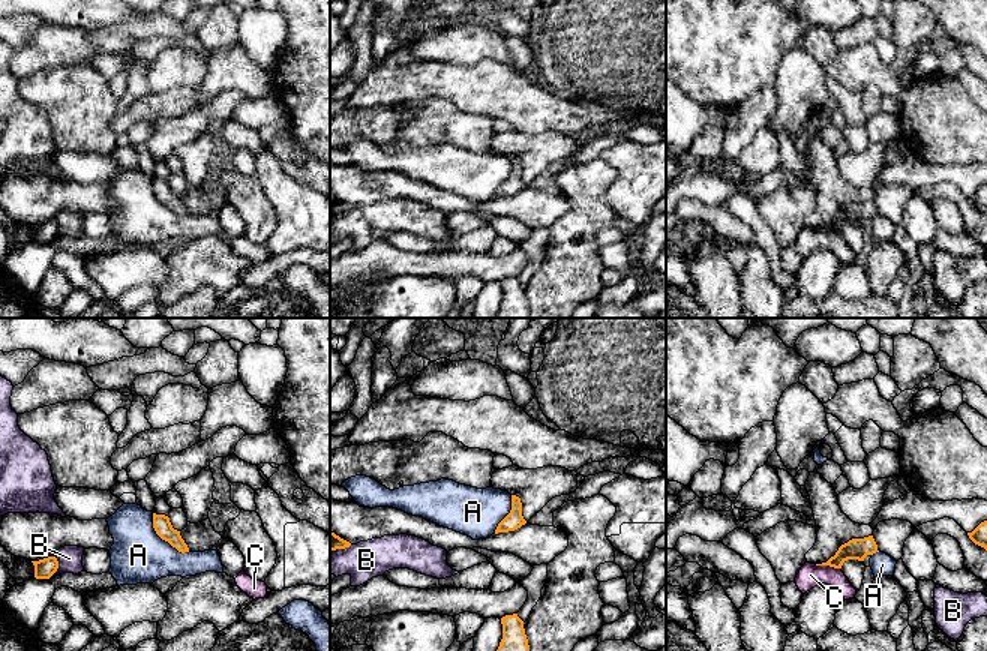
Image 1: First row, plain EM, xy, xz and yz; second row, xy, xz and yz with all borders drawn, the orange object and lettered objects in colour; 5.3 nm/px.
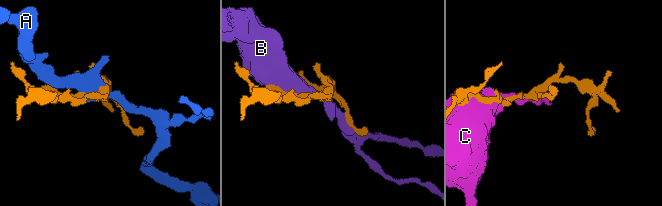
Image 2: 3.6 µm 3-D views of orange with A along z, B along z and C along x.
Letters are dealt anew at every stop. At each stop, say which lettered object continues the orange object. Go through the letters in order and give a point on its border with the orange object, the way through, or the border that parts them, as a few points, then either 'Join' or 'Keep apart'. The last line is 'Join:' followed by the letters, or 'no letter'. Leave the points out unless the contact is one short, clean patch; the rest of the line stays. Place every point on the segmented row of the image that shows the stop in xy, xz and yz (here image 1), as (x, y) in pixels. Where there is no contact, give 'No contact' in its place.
A: Touches orange at xy (162, 539). Keep apart
B: Touches orange at xy (57, 564). Keep apart
C: Touches orange at yz (828, 564). Keep apart
Join: no letter

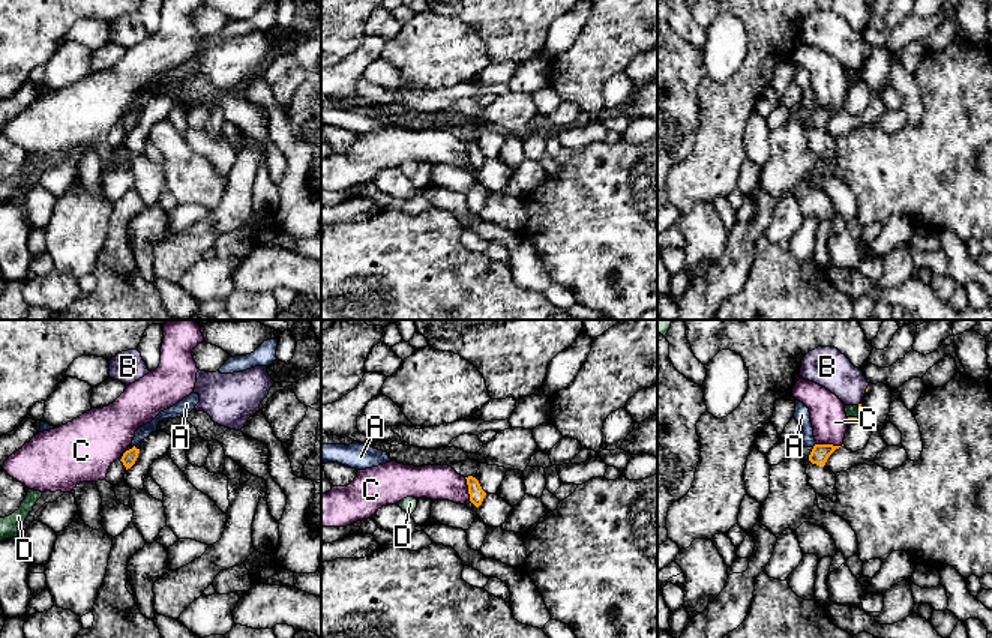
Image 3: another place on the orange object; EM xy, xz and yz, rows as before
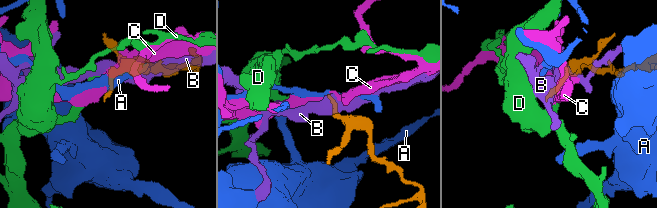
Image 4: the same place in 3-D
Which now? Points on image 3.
A: No contact. Keep apart
B: No contact. Keep apart
C: Touches orange at yz (829, 445). Boundary: yz (842, 443), (817, 445). Keep apart
D: Touches orange at yz (860, 410). Boundary: yz (857, 406), (860, 415). Keep apart
Join: no letter

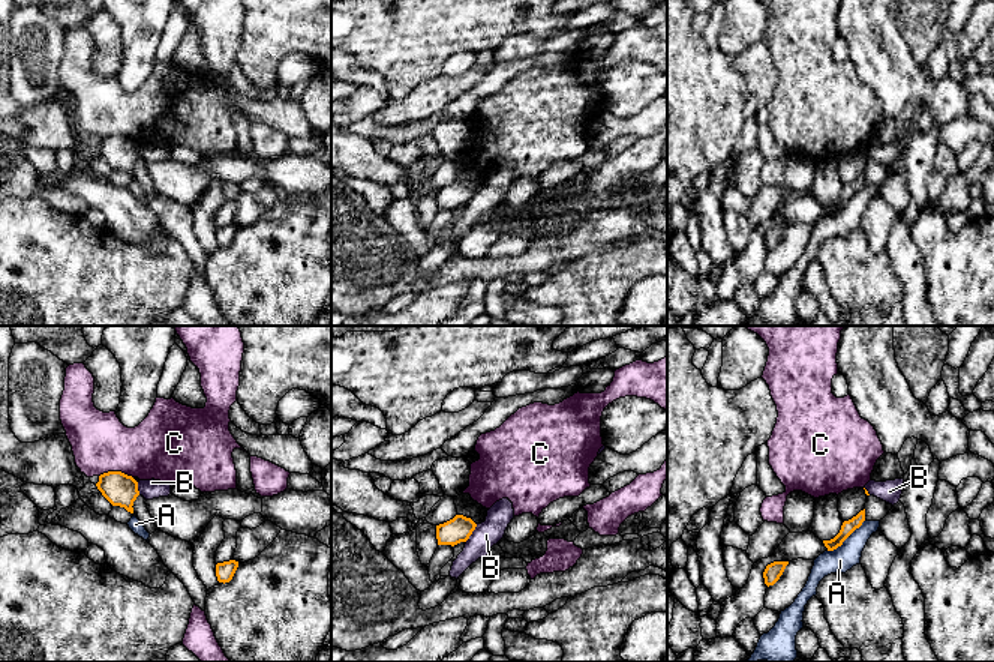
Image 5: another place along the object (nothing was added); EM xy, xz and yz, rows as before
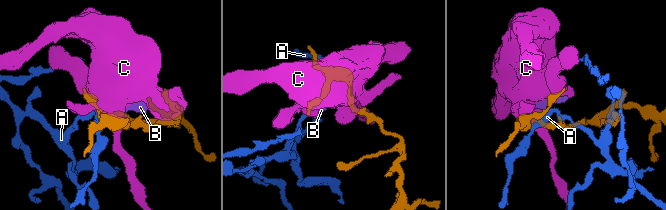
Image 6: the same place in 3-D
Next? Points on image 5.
A: Touches orange at yz (846, 538). Boundary: yz (865, 520), (840, 545), (828, 551). Keep apart
B: Touches orange at xz (471, 533). Boundary: xz (477, 524), (465, 541). Keep apart
C: Touches orange at xy (116, 472). Keep apart
Join: no letter

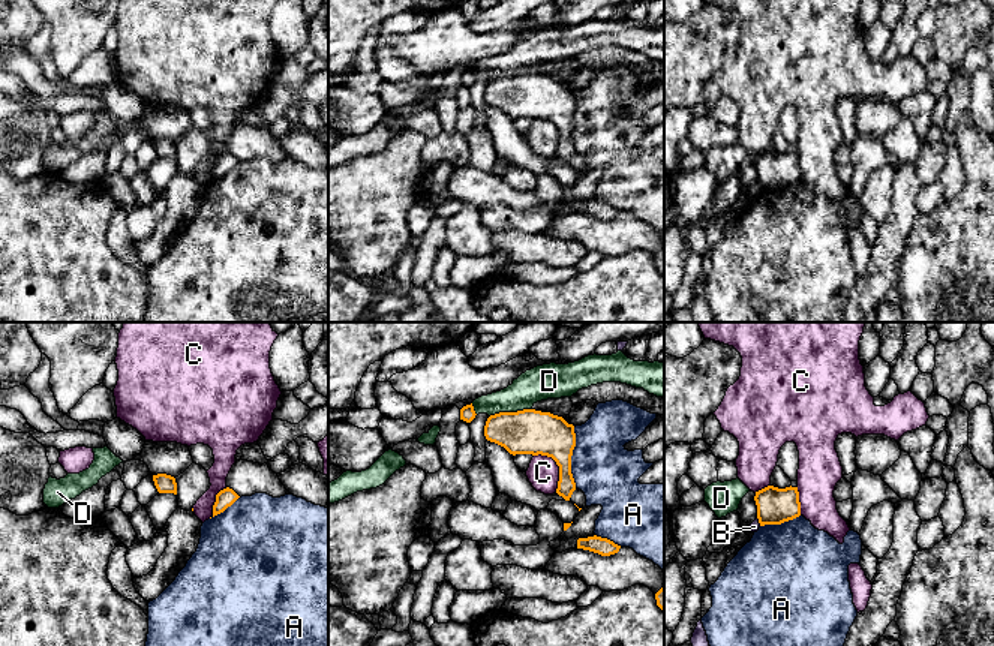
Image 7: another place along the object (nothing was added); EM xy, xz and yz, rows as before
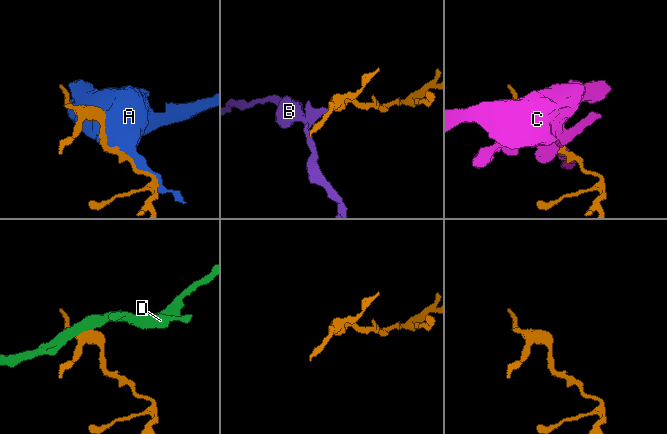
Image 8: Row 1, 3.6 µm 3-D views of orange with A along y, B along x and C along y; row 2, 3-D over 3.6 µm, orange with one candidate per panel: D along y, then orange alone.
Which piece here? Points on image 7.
A: Touches orange at xz (570, 457). Keep apart
B: Touches orange at yz (759, 522). Boundary: yz (757, 517), (760, 525). Keep apart
C: Touches orange at xz (558, 465). Keep apart
D: Touches orange at xz (510, 412). Boundary: xz (531, 408), (495, 412), (489, 417). Keep apart
Join: no letter

